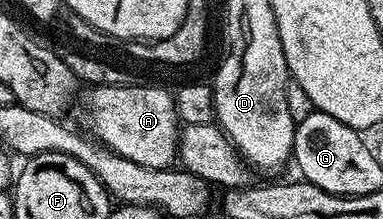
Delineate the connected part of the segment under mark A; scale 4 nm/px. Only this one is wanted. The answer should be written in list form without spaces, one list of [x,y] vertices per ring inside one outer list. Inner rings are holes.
[[[144,83],[94,85],[84,91],[79,97],[84,128],[110,152],[152,169],[170,168],[178,160],[177,140],[181,138],[182,126],[177,120],[177,102],[172,92]]]

